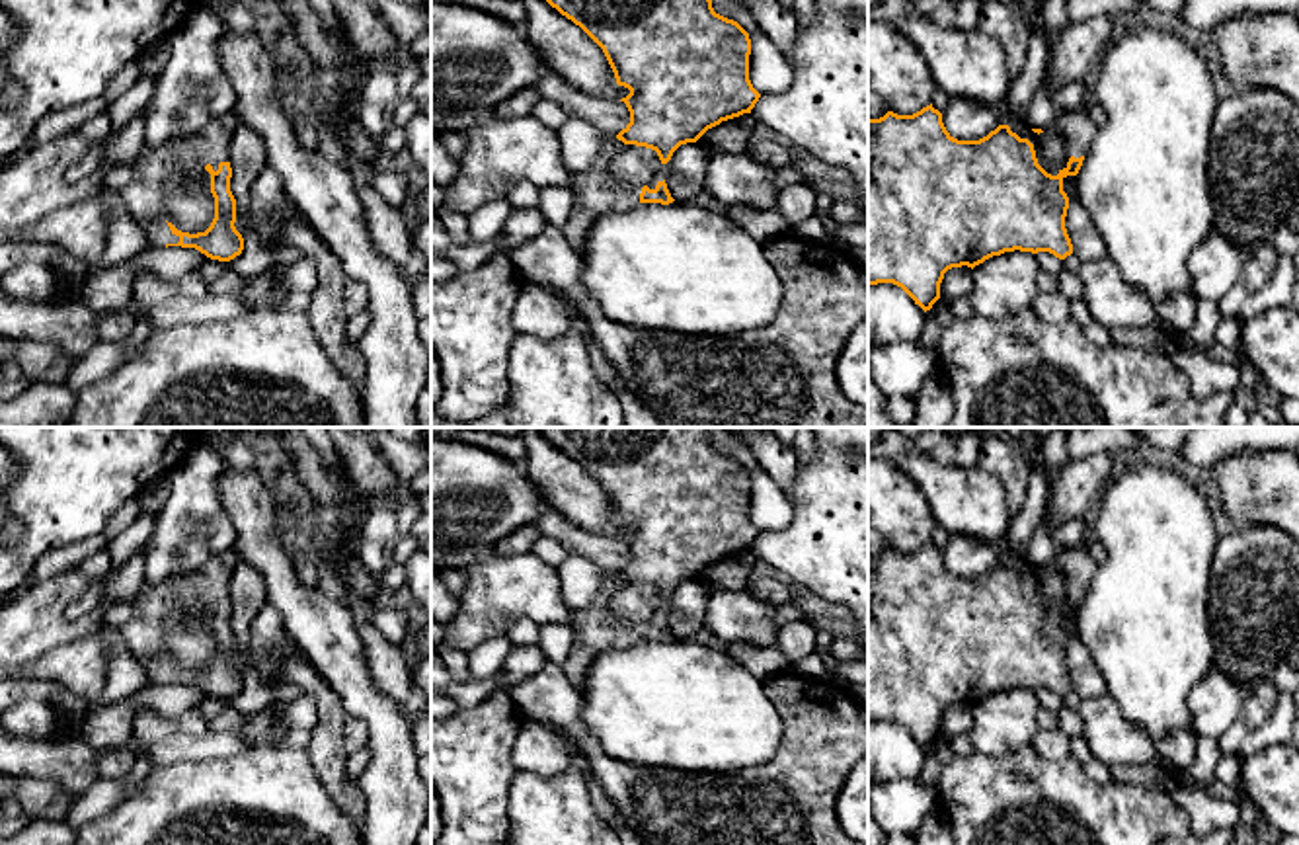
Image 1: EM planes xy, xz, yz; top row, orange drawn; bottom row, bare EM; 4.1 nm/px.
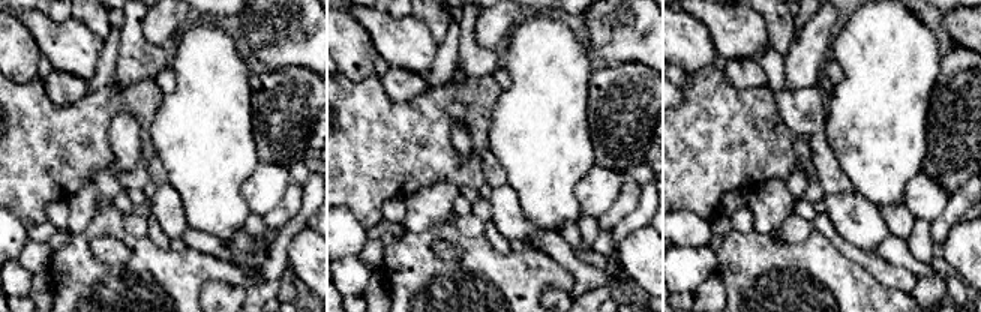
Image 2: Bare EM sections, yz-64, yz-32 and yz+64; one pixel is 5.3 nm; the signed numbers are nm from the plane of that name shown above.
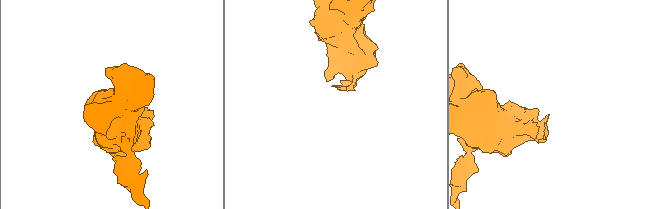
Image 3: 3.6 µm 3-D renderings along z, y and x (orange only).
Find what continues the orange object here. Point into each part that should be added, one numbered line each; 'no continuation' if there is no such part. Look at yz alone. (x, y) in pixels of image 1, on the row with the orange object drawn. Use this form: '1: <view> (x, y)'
1: yz (1077, 129)

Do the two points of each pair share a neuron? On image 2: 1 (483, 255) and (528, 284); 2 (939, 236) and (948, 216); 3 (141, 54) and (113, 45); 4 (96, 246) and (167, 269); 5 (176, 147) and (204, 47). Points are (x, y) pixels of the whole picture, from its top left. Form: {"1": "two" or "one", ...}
{"1": "one", "2": "one", "3": "two", "4": "two", "5": "one"}

